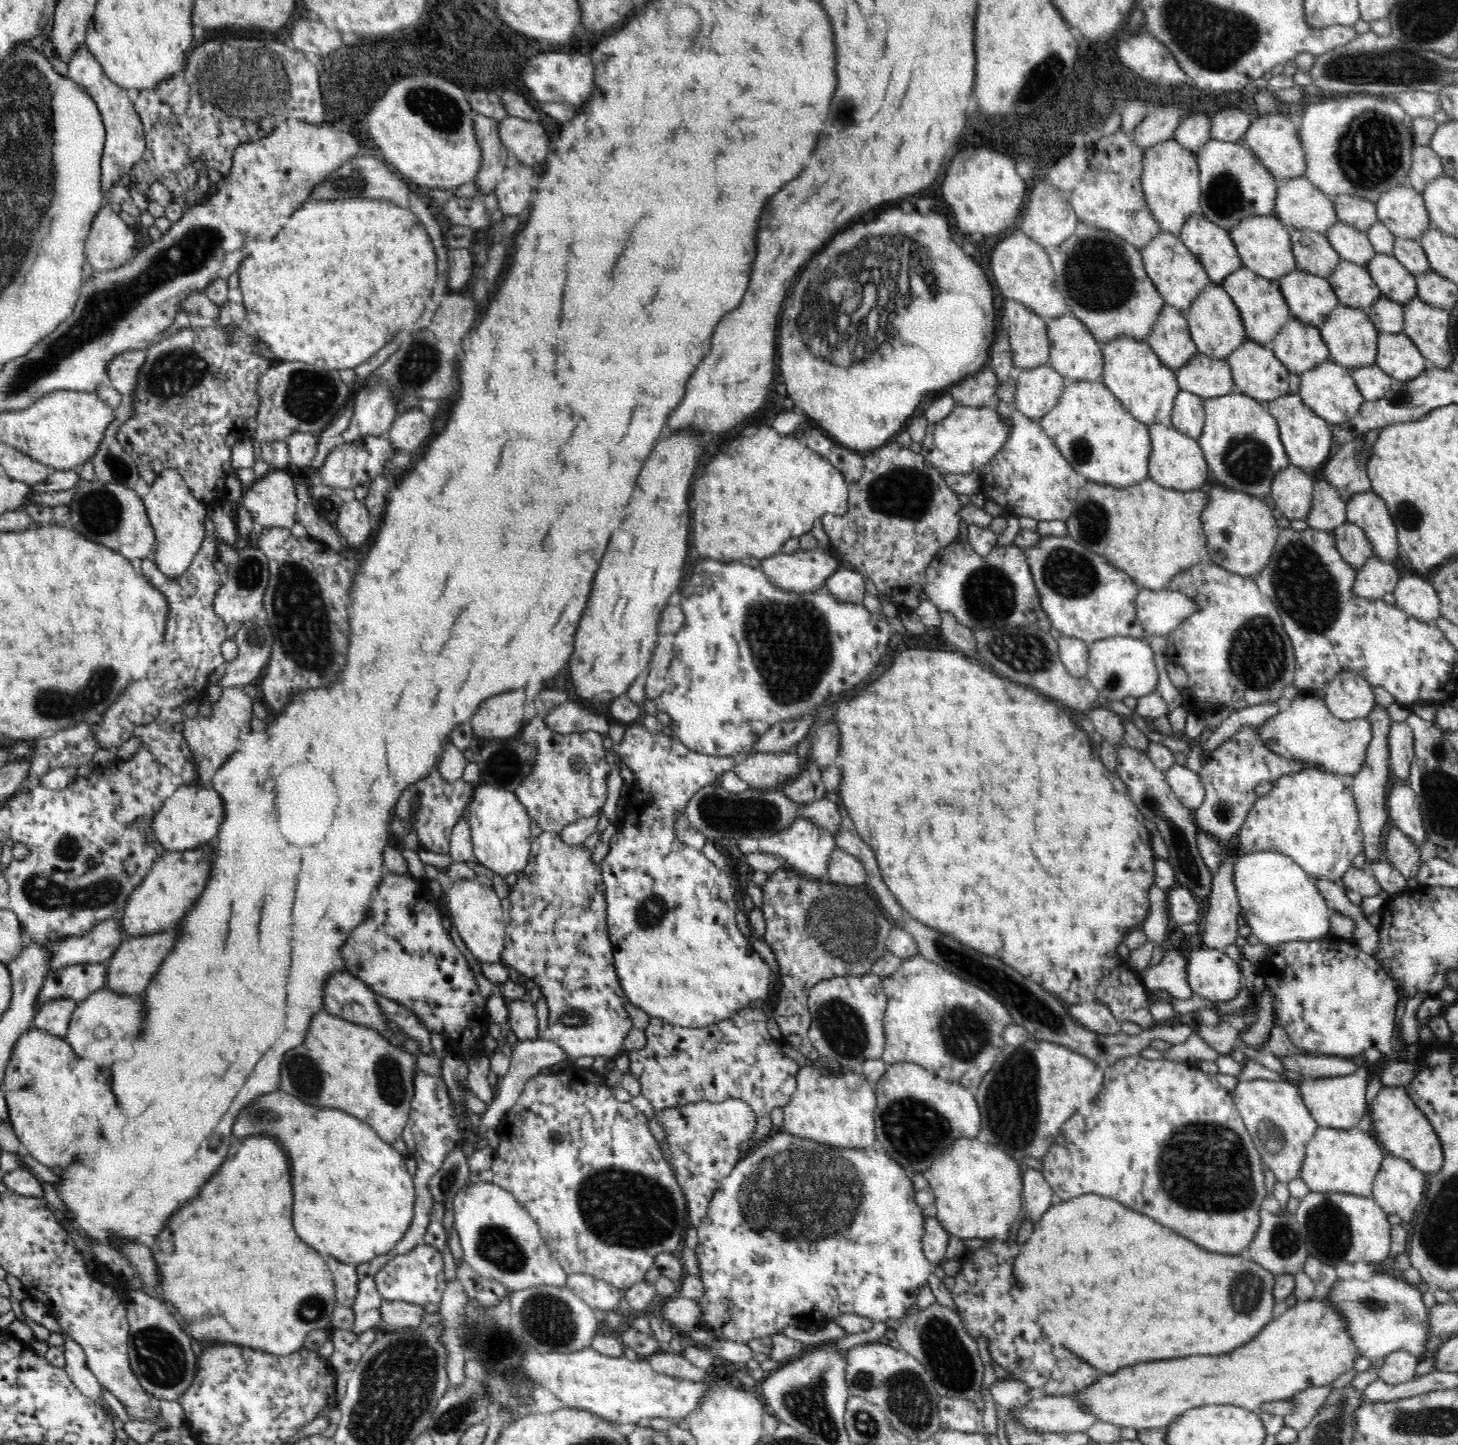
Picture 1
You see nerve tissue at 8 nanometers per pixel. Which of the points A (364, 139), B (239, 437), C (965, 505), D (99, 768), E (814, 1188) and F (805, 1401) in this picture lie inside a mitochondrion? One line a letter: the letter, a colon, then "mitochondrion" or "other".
A: other
B: other
C: other
D: other
E: mitochondrion
F: mitochondrion

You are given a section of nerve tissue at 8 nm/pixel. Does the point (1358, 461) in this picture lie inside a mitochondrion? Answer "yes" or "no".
yes

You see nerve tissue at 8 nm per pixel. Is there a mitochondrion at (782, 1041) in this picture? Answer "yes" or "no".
no

